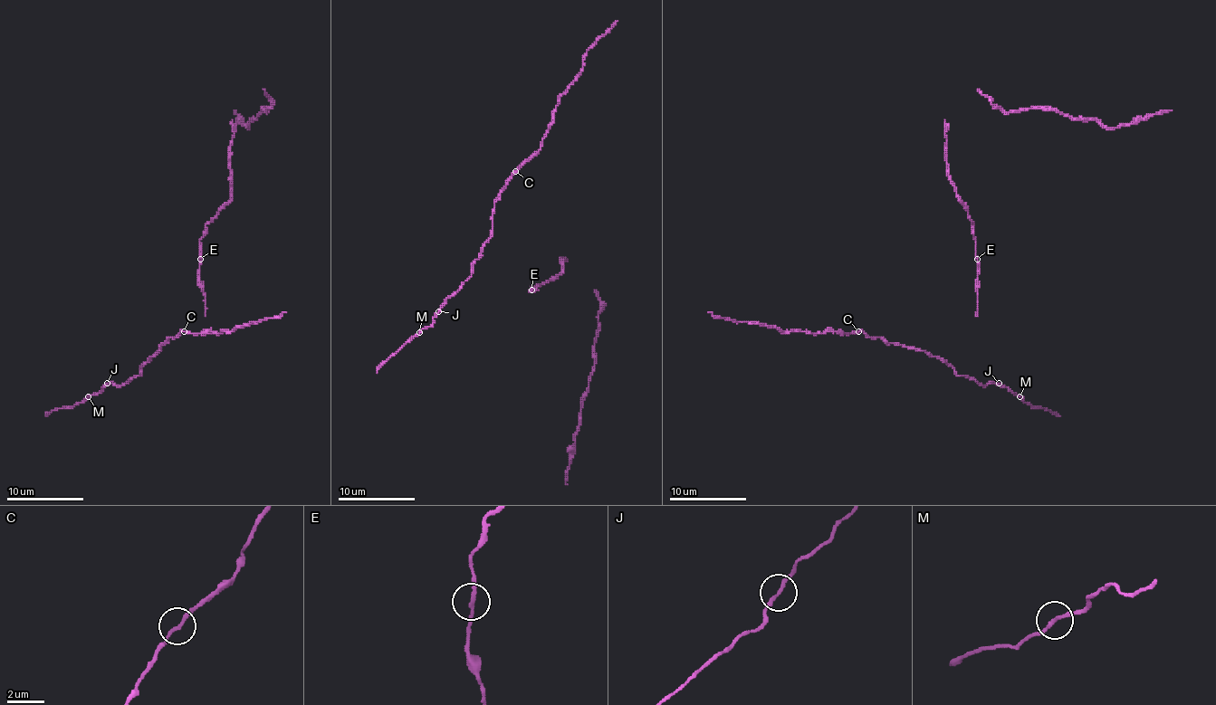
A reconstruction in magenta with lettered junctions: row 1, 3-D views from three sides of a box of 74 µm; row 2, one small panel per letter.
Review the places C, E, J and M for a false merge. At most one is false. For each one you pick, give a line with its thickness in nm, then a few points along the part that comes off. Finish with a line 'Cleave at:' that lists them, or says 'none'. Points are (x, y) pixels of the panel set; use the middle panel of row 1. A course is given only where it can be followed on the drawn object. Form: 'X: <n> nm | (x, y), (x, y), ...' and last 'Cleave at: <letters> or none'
Cleave at: none

